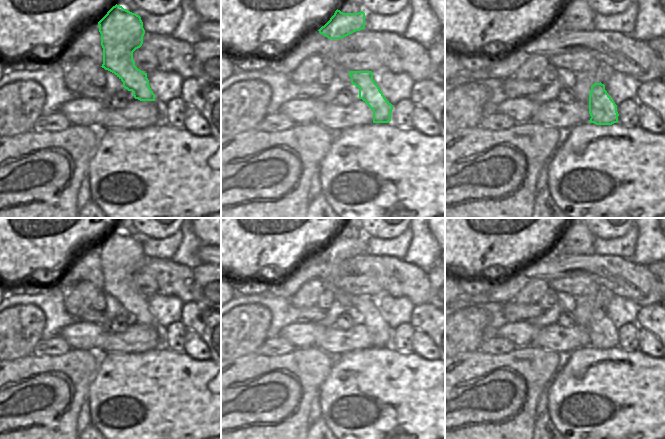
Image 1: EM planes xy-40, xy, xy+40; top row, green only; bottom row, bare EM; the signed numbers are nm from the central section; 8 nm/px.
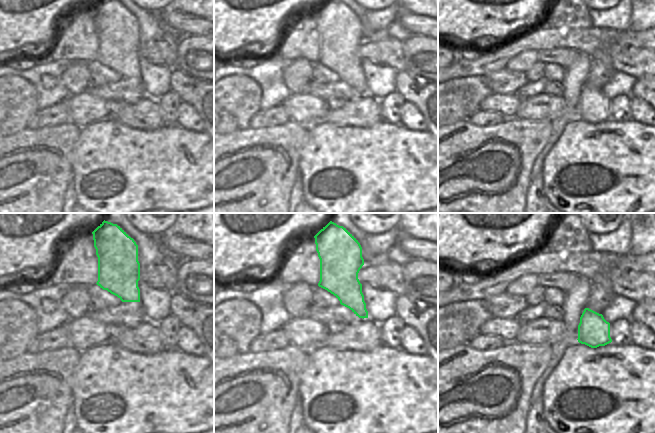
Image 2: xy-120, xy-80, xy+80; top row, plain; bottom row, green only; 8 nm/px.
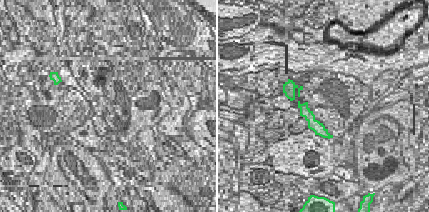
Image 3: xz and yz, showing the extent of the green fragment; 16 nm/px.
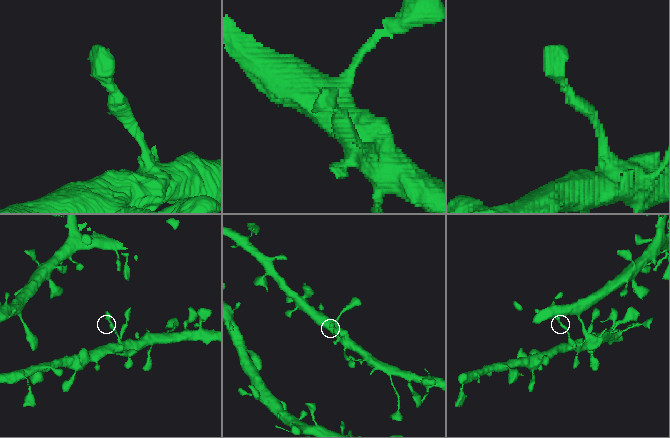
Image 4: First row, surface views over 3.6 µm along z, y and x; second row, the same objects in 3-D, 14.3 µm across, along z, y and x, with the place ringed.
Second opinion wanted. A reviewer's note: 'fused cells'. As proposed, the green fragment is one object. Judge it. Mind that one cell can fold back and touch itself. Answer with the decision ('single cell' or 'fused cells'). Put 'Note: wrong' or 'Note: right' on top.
Note: wrong
single cell

